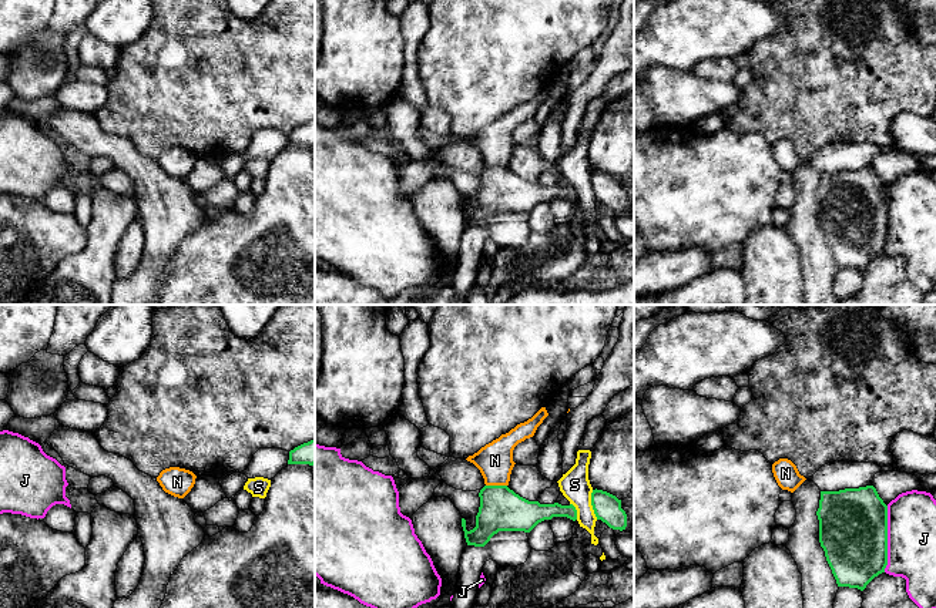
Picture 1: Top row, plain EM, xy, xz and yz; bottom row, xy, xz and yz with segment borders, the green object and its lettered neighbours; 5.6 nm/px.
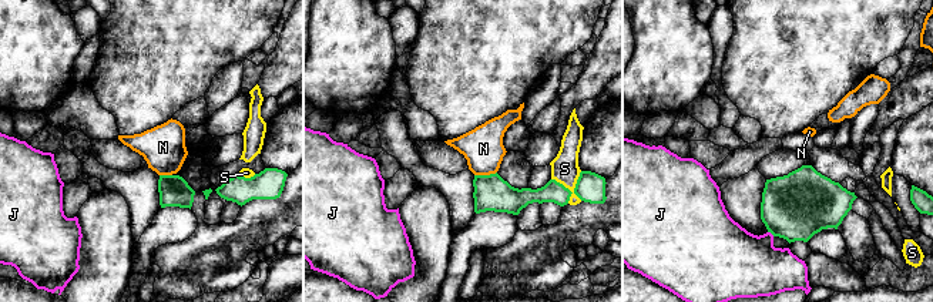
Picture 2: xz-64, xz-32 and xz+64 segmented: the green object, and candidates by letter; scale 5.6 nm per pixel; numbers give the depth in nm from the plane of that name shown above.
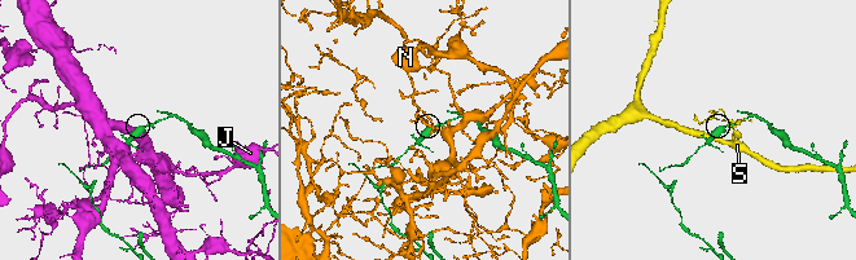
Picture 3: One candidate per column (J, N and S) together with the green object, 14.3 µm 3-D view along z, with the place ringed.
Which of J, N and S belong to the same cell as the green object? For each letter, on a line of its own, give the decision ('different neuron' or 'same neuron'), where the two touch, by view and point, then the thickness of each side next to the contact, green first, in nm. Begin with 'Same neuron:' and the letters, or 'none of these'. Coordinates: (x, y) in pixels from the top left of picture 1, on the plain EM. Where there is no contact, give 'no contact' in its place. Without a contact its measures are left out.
Same neuron: none of these
J: different neuron | yz (886, 219) | 380/280 nm
N: different neuron | xz (496, 167) | 240/200 nm
S: different neuron | xz (591, 185) | 160/170 nm

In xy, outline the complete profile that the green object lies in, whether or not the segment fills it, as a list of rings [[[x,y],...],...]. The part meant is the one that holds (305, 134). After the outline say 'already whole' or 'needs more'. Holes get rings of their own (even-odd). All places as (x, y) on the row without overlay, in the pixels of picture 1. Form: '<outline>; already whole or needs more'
[[[315,120],[289,132],[288,145],[315,145]]]; already whole

